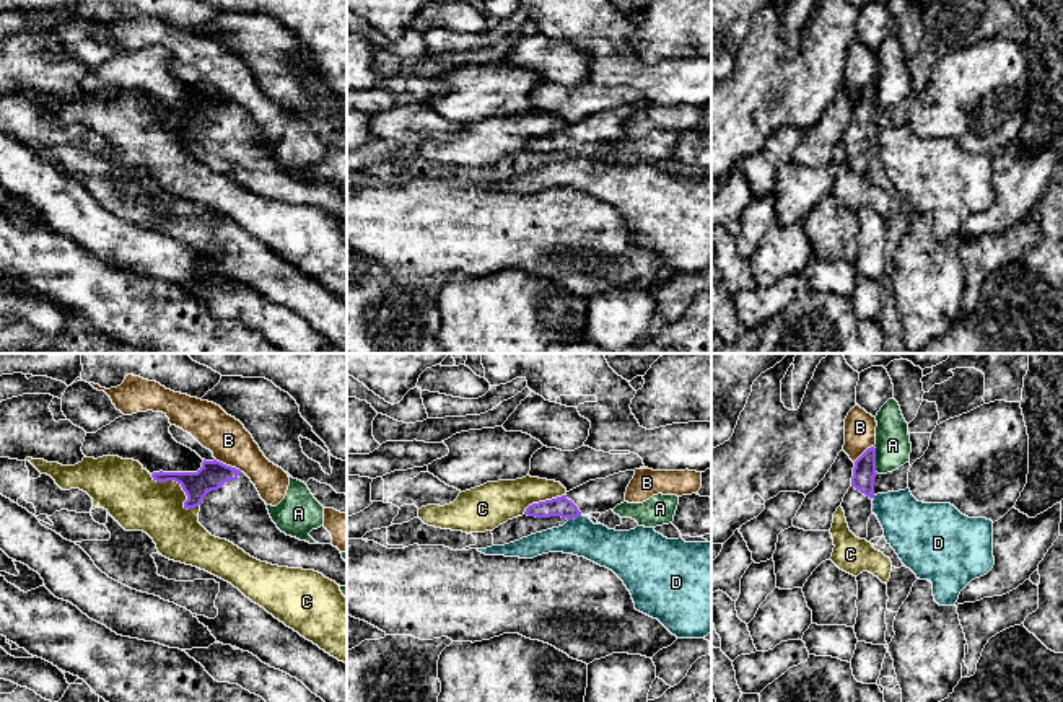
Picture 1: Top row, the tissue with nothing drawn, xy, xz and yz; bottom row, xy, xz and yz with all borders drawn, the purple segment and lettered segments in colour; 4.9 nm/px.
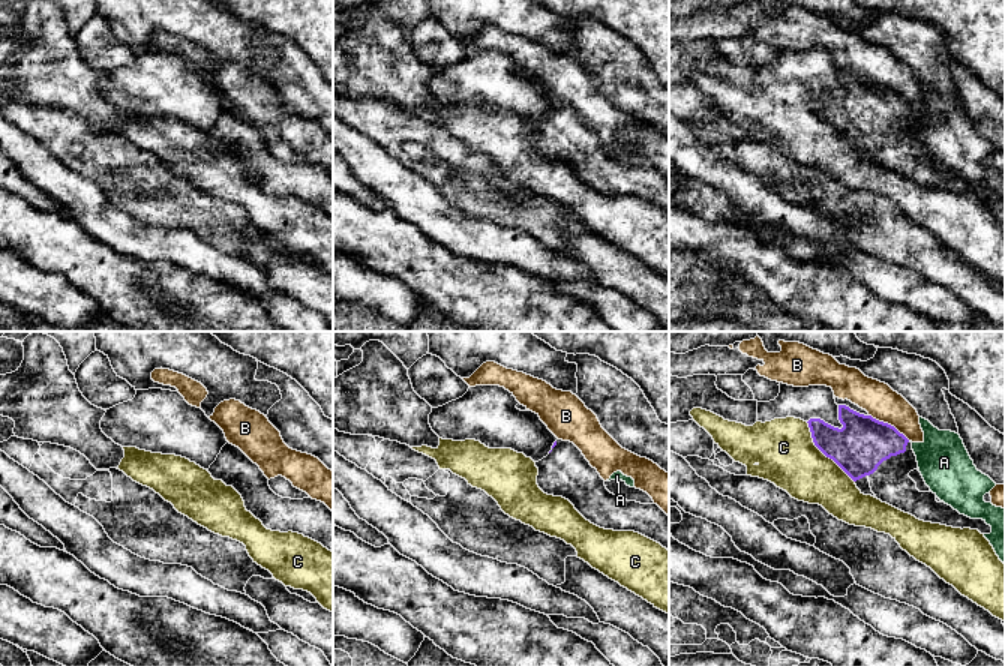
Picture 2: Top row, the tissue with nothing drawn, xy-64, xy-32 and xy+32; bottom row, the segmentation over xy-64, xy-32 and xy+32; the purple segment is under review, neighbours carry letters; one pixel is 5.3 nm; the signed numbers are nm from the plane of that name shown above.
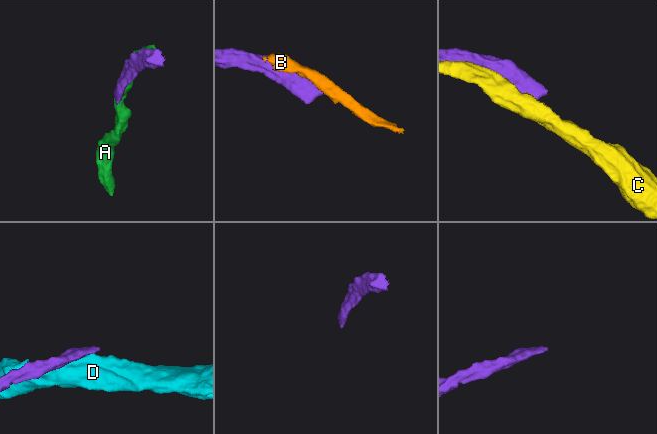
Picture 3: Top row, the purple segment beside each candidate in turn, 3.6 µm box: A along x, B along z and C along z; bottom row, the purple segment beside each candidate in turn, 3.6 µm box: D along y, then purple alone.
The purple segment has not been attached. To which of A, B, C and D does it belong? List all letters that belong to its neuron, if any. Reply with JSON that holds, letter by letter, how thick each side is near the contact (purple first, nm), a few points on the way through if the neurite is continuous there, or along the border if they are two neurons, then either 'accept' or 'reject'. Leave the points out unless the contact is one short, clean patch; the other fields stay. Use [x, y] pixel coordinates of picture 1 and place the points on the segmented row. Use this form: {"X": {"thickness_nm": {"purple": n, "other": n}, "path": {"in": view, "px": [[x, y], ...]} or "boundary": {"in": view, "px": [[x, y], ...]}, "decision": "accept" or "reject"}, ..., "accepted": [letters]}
{"A": {"thickness_nm": {"purple": 110, "other": 180}, "decision": "reject"}, "B": {"thickness_nm": {"purple": 140, "other": 200}, "decision": "reject"}, "C": {"thickness_nm": {"purple": 140, "other": 280}, "decision": "reject"}, "D": {"thickness_nm": {"purple": 100, "other": 190}, "boundary": {"in": "xz", "px": [[580, 515], [568, 520]]}, "decision": "reject"}, "accepted": []}

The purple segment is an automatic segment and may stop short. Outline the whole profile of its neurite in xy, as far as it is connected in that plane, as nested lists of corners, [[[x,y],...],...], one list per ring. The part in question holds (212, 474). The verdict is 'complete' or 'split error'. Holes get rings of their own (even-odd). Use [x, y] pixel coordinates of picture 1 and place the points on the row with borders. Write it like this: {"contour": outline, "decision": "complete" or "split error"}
{"contour": [[[217,459],[197,472],[153,472],[156,482],[177,482],[187,495],[184,508],[199,507],[199,523],[251,557],[278,567],[314,570],[347,586],[347,562],[332,544],[309,544],[282,533],[251,479]]], "decision": "split error"}

